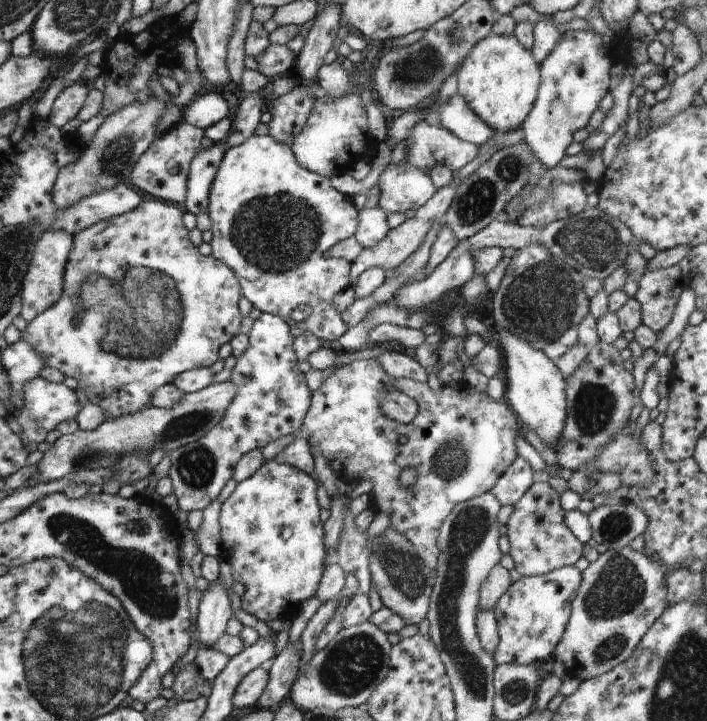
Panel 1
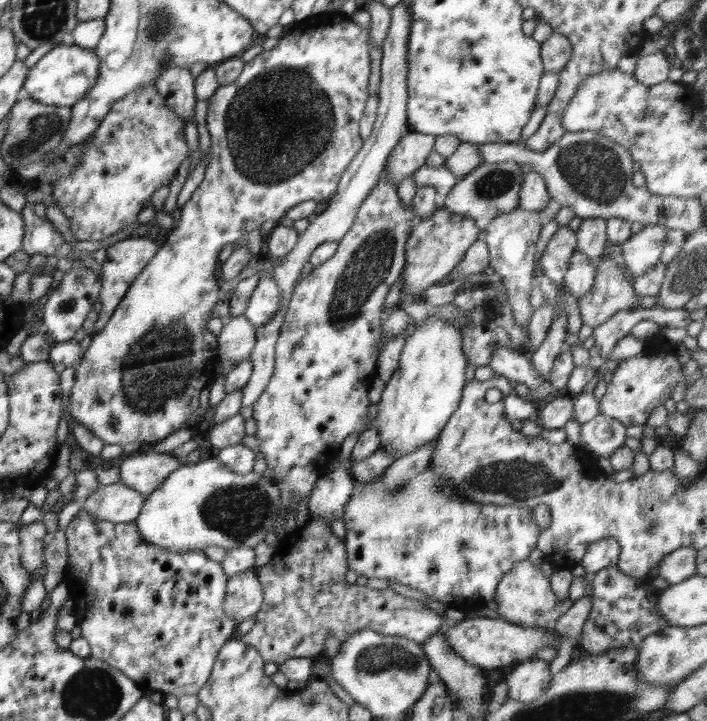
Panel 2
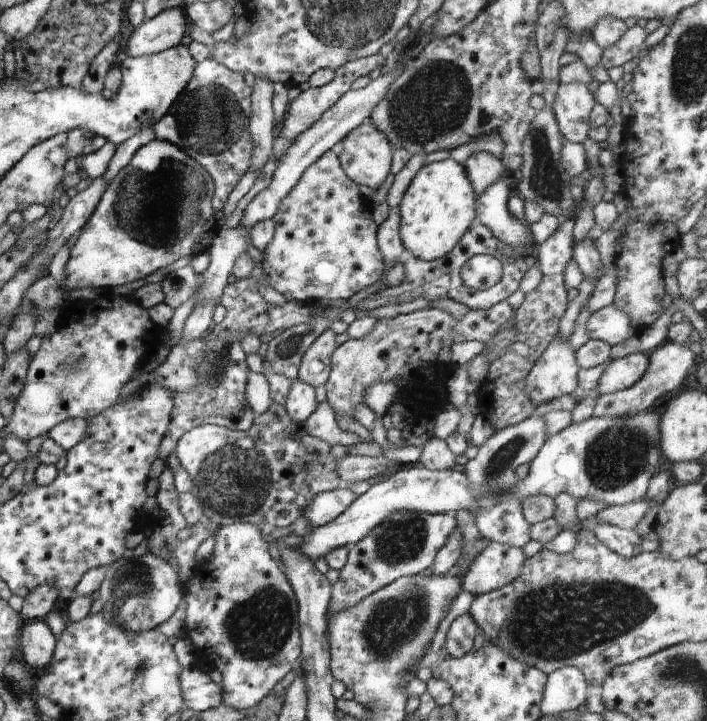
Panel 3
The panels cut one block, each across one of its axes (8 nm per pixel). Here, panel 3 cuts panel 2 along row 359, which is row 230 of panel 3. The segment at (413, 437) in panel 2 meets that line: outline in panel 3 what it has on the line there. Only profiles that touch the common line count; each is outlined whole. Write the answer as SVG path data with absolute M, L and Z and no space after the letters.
M448 158L448 160L432 162L432 164L424 166L414 176L400 207L397 209L400 216L399 236L406 252L424 261L434 261L449 254L472 225L476 217L476 200L477 195L472 189L472 184L463 164L459 164L455 159Z

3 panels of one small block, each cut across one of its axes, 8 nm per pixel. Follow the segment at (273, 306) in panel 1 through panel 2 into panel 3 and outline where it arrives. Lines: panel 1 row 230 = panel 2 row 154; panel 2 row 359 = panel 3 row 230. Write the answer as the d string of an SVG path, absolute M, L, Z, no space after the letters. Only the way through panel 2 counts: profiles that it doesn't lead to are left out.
M162 140L148 142L108 184L96 211L71 242L63 284L71 289L90 286L106 290L142 278L156 279L180 258L209 252L220 230L219 214L212 205L214 192L215 185L210 174L181 149Z

